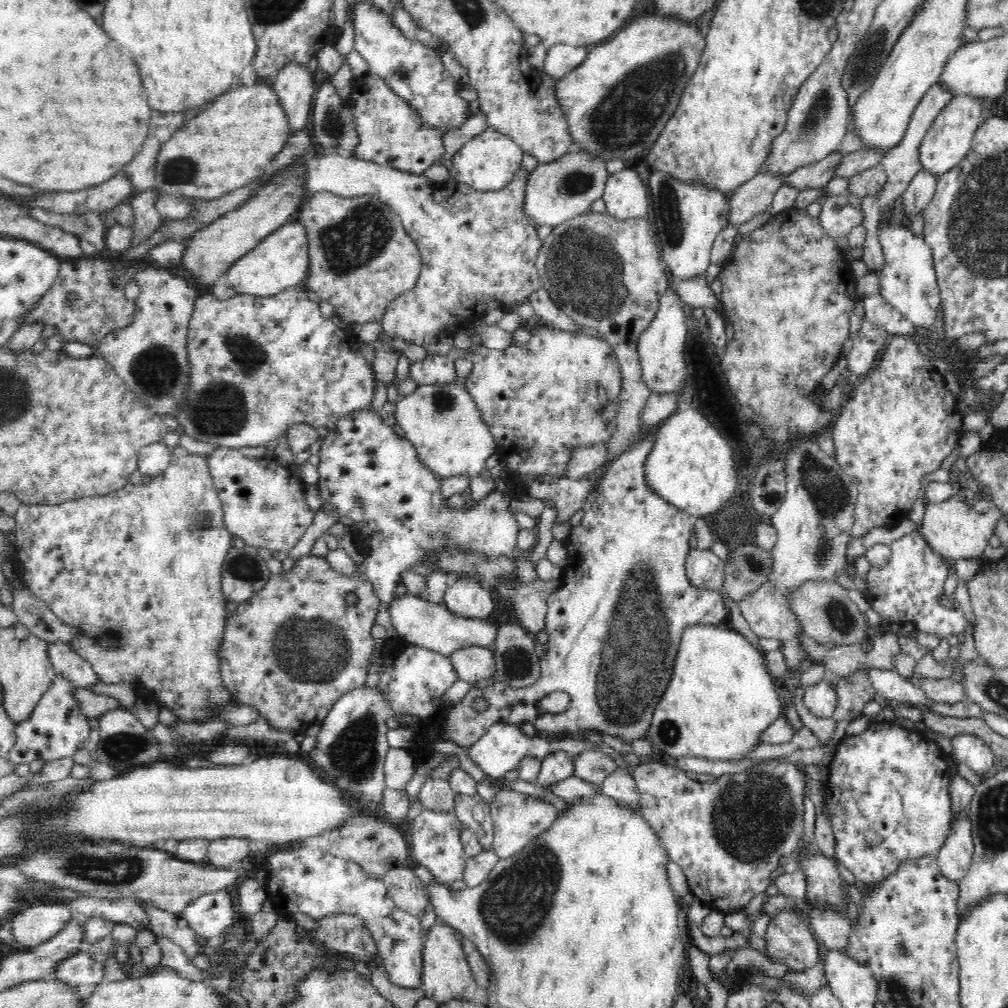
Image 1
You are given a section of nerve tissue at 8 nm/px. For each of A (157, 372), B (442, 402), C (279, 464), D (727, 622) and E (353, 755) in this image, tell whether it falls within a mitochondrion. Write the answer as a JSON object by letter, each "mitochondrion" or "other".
{"A":"mitochondrion","B":"mitochondrion","C":"other","D":"other","E":"mitochondrion"}

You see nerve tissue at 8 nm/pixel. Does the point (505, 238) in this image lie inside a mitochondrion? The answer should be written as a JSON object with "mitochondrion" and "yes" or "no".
{"mitochondrion":"no"}

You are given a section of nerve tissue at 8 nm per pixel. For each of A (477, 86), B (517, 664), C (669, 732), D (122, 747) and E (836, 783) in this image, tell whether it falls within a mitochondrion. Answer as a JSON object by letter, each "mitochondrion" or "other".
{"A":"other","B":"mitochondrion","C":"mitochondrion","D":"mitochondrion","E":"other"}

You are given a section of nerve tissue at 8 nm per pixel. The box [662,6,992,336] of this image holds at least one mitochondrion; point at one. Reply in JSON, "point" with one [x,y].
{"point":[866,60]}

